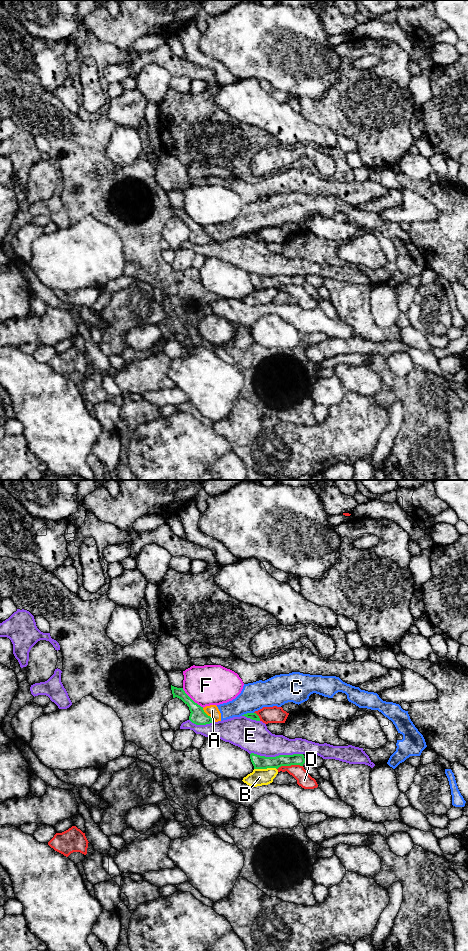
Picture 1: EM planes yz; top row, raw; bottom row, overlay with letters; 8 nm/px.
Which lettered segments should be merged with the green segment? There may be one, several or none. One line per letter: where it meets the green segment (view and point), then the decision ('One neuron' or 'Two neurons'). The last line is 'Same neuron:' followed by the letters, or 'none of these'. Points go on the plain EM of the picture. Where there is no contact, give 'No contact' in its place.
A: Touches green at yz (207, 235). Two neurons
B: Touches green at yz (265, 288). Two neurons
C: Touches green at yz (247, 233). Two neurons
D: Touches green at yz (289, 285). Two neurons
E: Touches green at yz (276, 276). Two neurons
F: Touches green at yz (191, 219). Two neurons
Same neuron: none of these

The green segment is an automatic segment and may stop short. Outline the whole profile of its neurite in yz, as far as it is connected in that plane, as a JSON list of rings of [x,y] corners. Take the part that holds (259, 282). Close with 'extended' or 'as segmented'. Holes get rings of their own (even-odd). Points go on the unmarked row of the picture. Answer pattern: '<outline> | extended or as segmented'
[[[254,273],[250,274],[254,289],[276,288],[281,286],[300,285],[306,282],[303,274],[279,275],[276,277],[265,277]]] | as segmented

